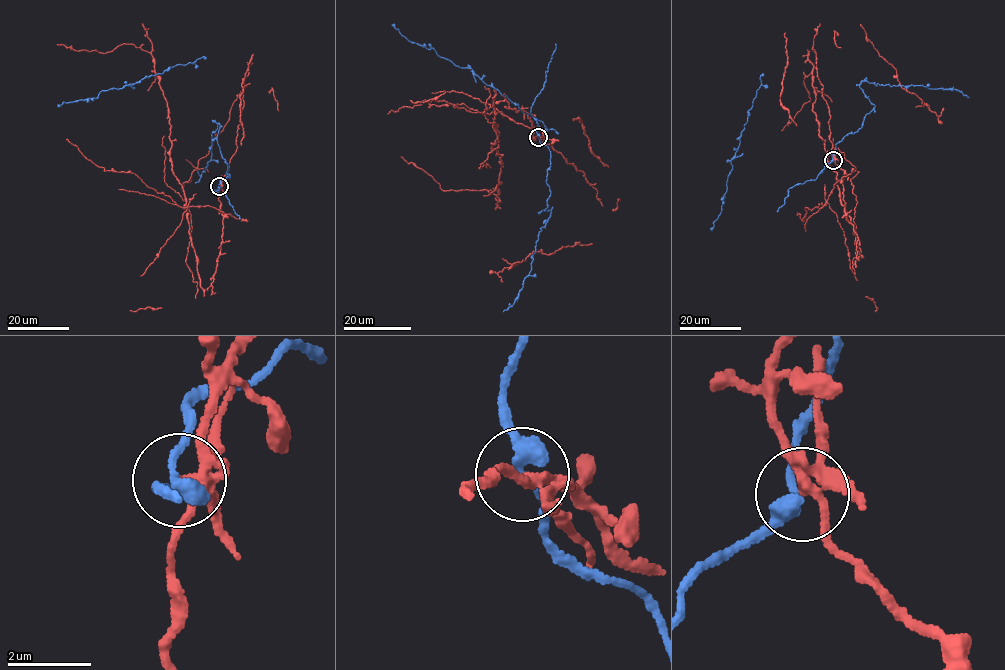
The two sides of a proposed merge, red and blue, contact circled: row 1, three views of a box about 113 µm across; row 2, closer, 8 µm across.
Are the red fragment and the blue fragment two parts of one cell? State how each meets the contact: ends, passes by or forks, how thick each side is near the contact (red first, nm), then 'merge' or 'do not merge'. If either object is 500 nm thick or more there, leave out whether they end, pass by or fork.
red forks | blue passes by | 200/320 nm | do not merge

